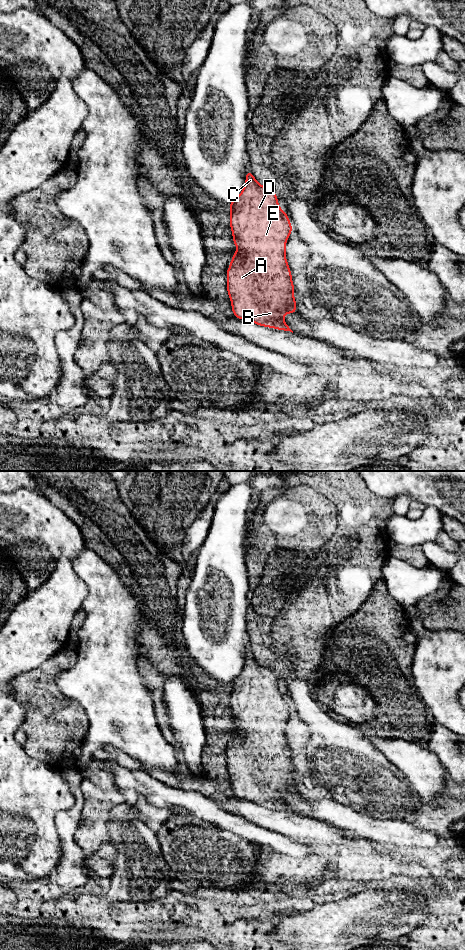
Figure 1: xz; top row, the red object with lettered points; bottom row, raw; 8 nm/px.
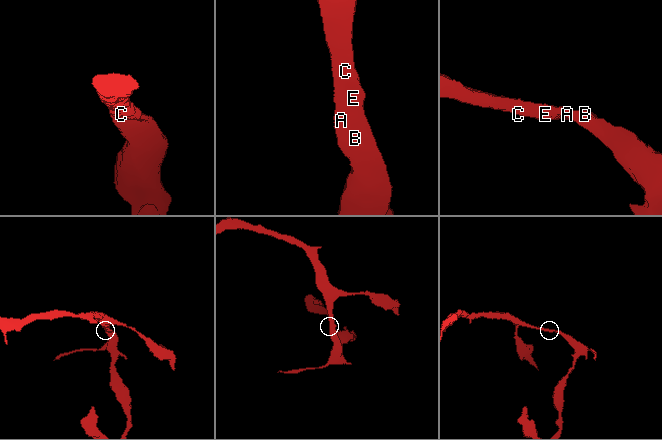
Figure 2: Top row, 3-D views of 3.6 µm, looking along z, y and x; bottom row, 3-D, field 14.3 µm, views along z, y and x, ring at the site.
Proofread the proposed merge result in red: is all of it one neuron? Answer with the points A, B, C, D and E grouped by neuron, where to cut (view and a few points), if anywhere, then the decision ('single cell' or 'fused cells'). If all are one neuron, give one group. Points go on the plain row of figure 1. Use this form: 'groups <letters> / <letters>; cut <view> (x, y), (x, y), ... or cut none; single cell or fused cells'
groups A B C D E; cut none; single cell

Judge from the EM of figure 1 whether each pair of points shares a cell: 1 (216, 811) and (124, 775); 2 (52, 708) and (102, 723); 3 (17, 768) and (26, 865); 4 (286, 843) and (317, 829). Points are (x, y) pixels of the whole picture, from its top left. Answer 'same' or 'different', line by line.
1: same
2: different
3: same
4: different

